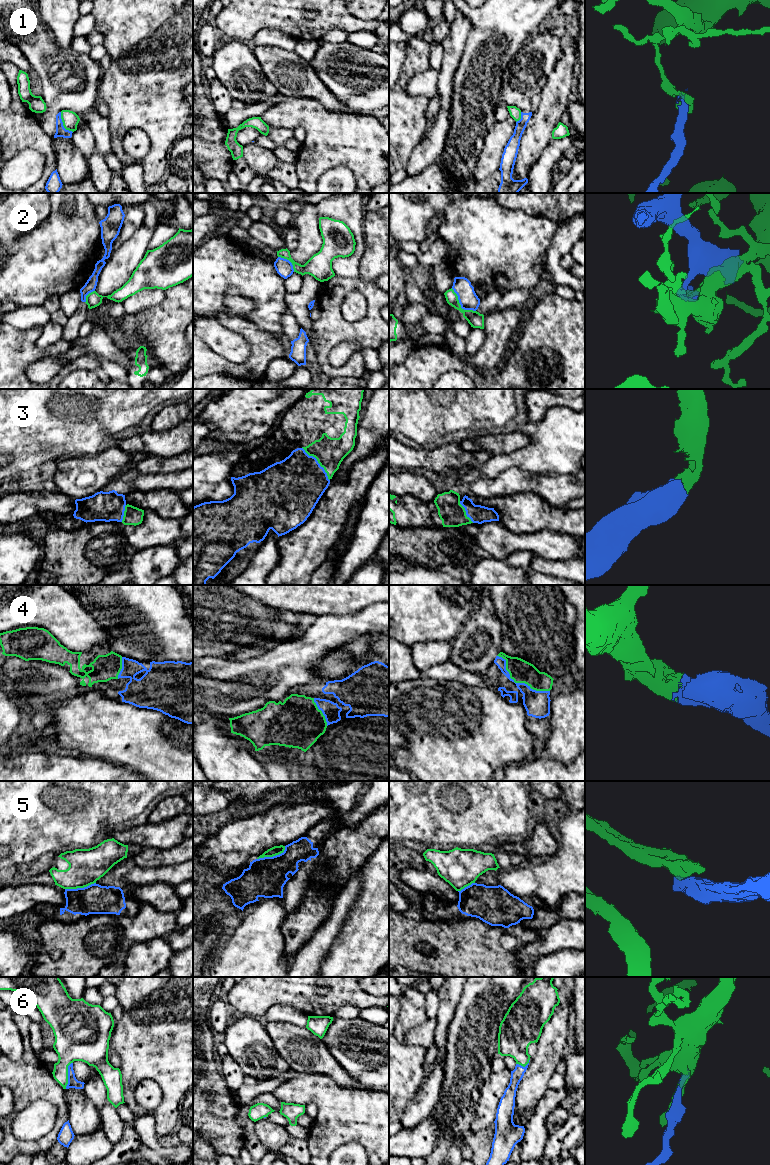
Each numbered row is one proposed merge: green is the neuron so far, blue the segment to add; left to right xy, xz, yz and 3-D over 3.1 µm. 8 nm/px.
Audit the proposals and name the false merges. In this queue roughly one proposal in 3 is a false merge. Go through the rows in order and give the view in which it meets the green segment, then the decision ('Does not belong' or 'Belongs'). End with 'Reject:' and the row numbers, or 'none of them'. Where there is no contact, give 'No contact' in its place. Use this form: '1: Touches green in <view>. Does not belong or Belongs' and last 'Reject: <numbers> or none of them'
1: Touches green in xy. Does not belong
2: Touches green in yz. Does not belong
3: Touches green in xz. Belongs
4: Touches green in yz. Belongs
5: Touches green in xz. Does not belong
6: Touches green in xy. Belongs
Reject: 1, 2, 5

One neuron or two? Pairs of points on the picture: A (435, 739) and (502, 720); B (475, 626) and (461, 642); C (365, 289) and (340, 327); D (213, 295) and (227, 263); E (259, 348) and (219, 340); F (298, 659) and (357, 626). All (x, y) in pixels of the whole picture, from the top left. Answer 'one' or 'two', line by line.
A: one
B: one
C: one
D: one
E: two
F: one

